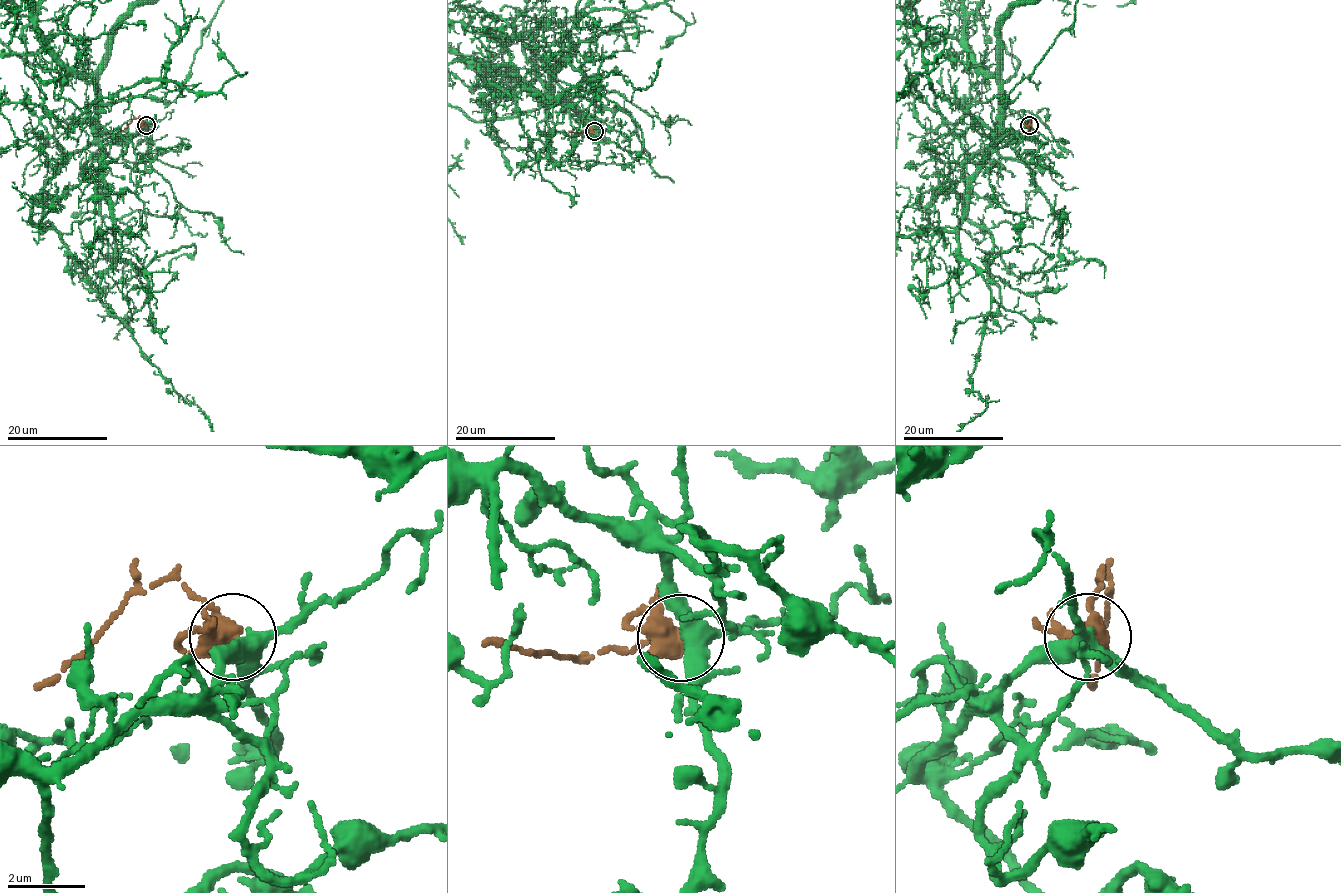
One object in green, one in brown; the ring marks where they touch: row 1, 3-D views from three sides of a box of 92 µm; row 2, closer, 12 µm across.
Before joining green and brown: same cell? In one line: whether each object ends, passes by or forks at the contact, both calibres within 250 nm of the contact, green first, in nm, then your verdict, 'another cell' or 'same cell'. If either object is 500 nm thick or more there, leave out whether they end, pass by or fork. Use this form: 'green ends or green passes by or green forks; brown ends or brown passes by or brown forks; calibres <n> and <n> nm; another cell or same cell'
green forks; brown forks; calibres 400 and 400 nm; same cell

